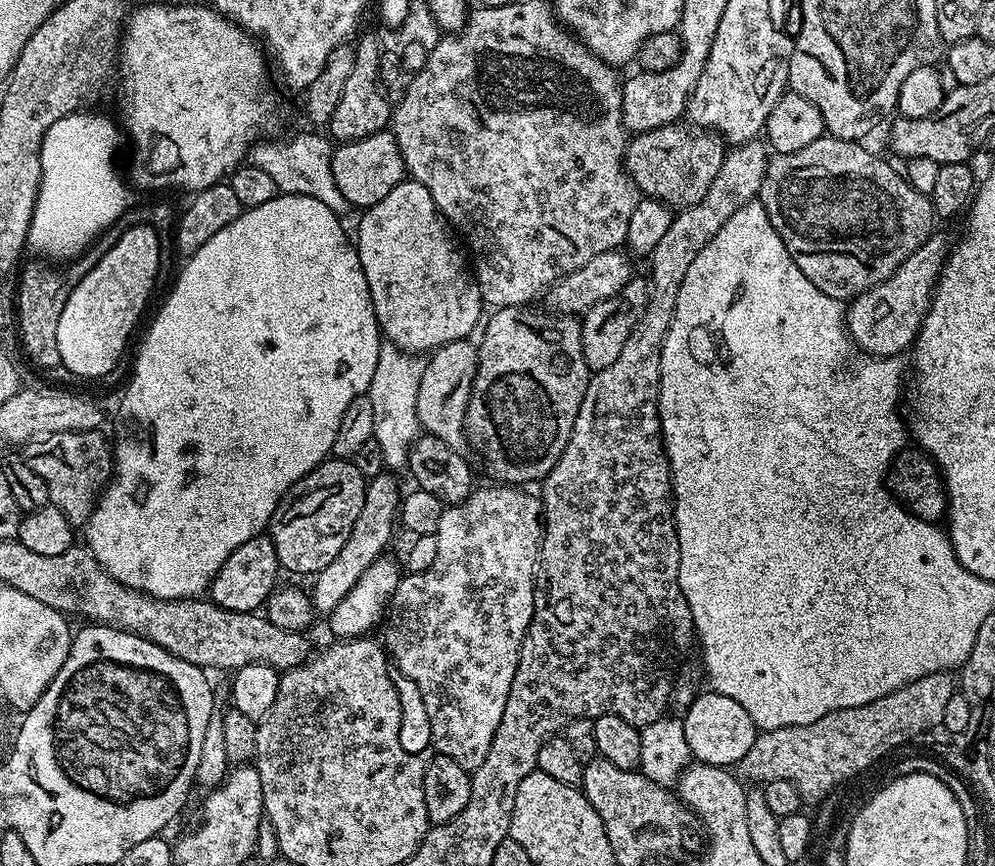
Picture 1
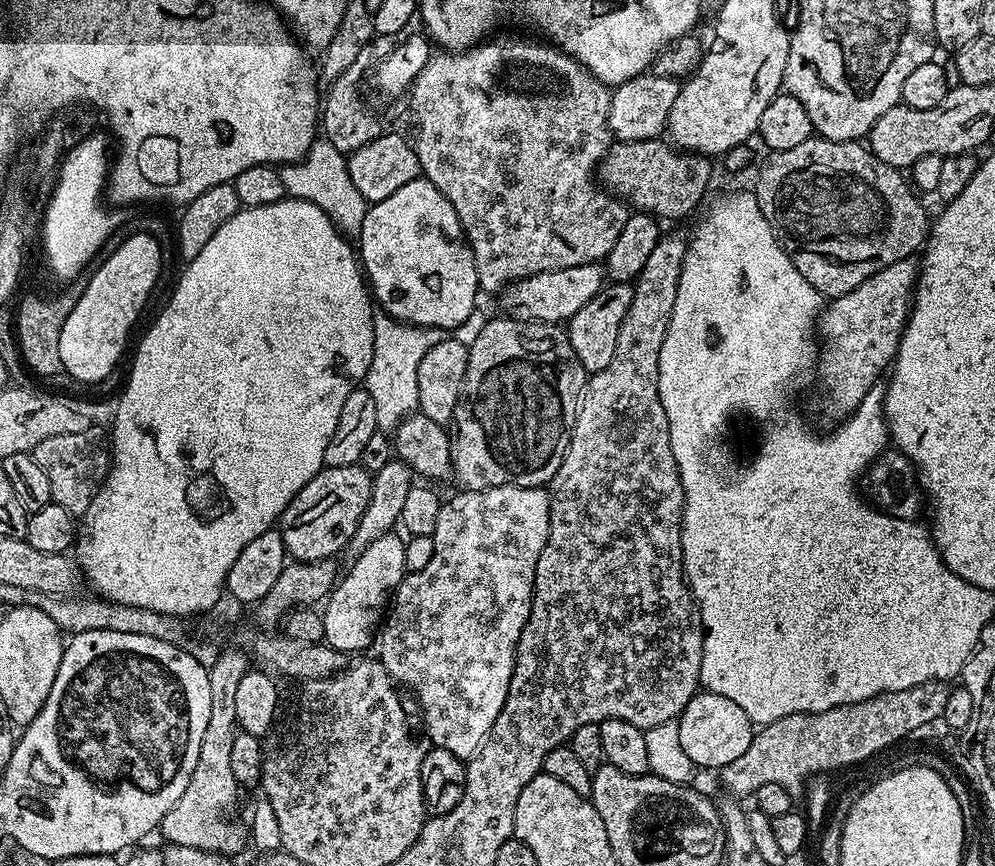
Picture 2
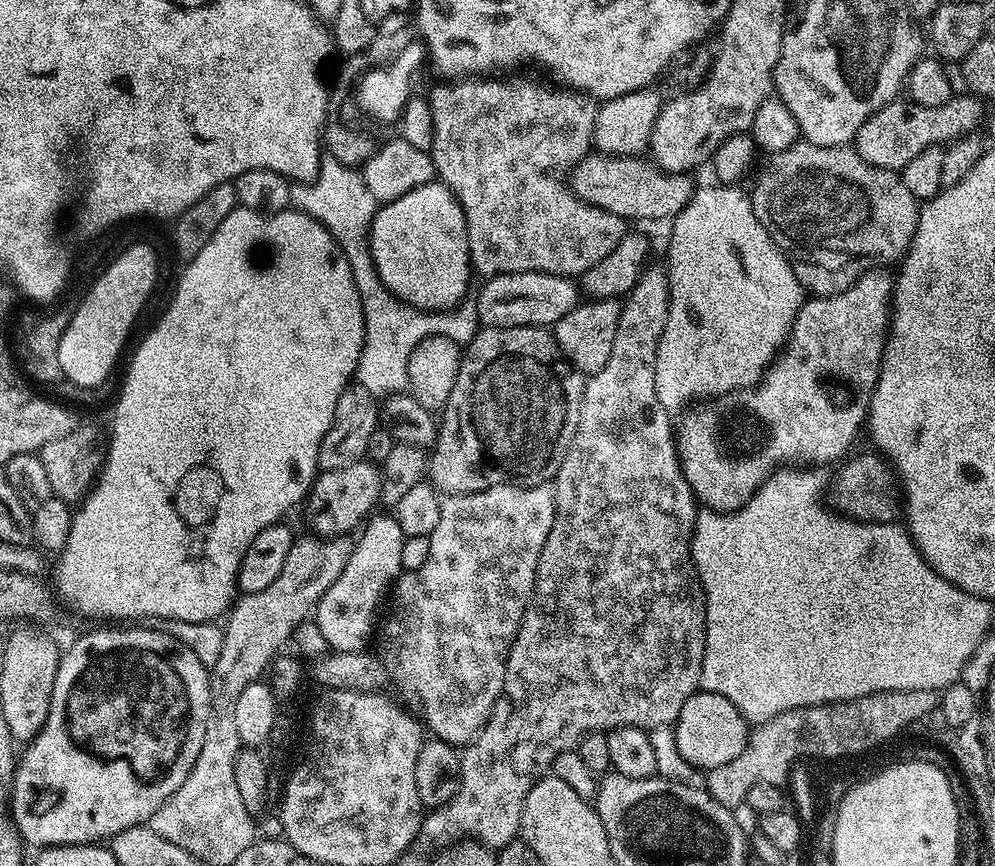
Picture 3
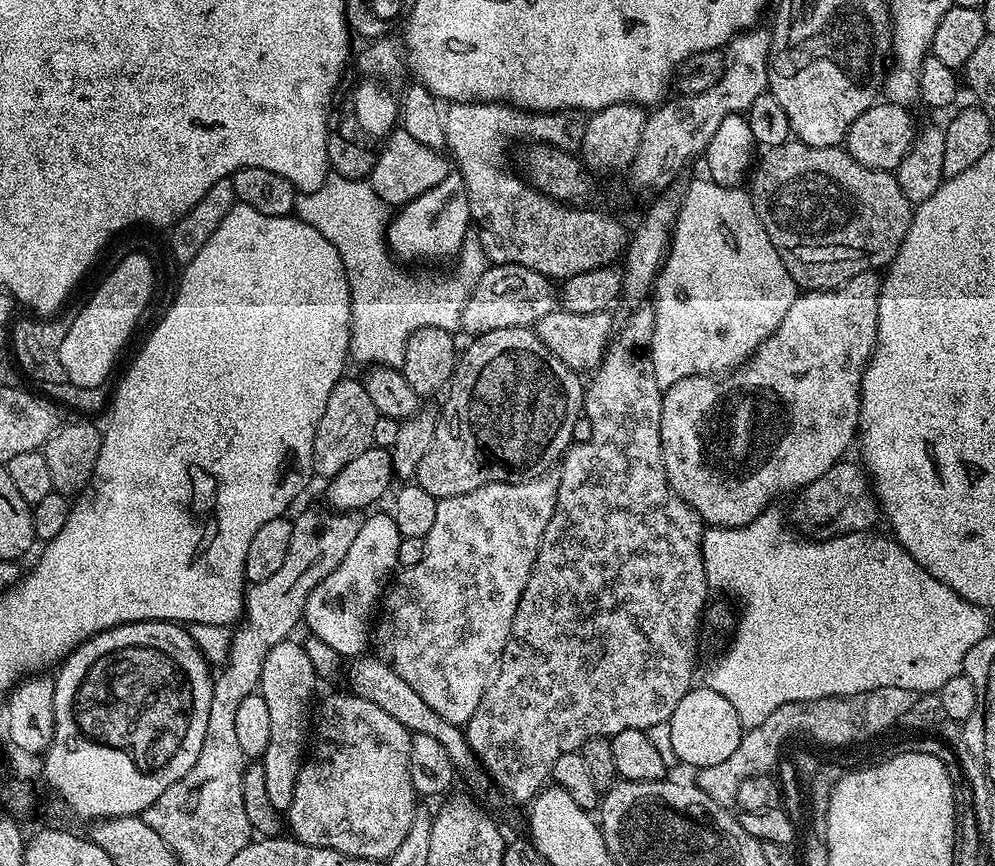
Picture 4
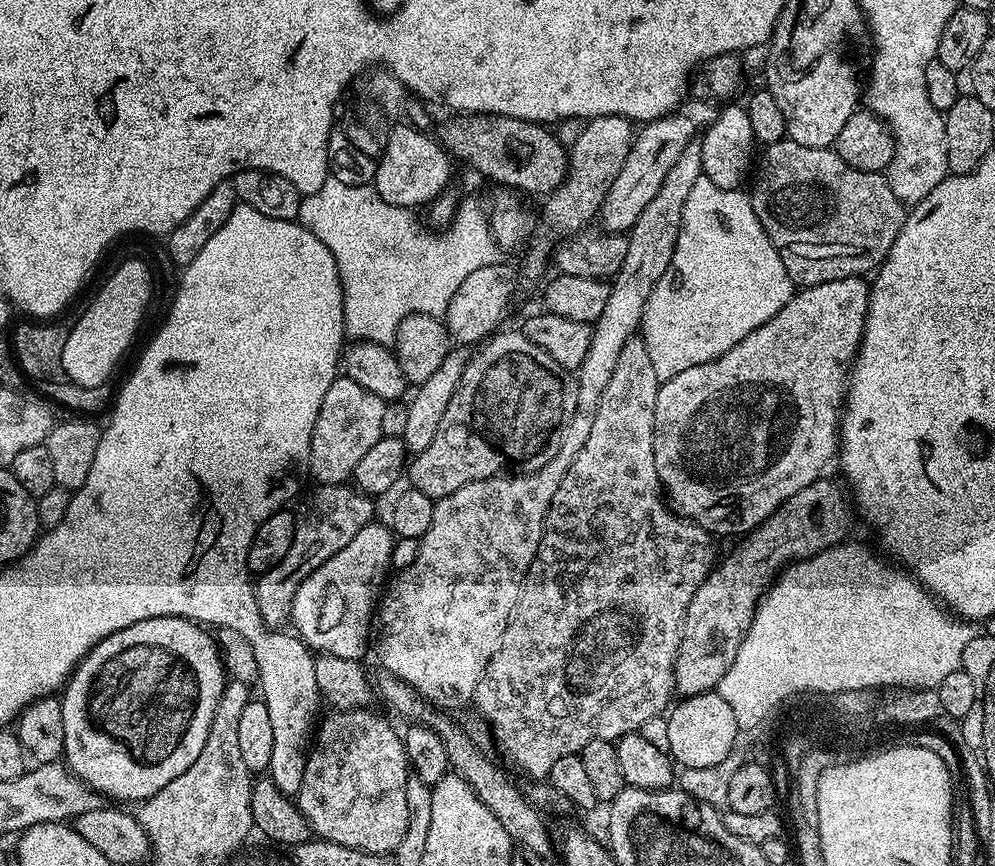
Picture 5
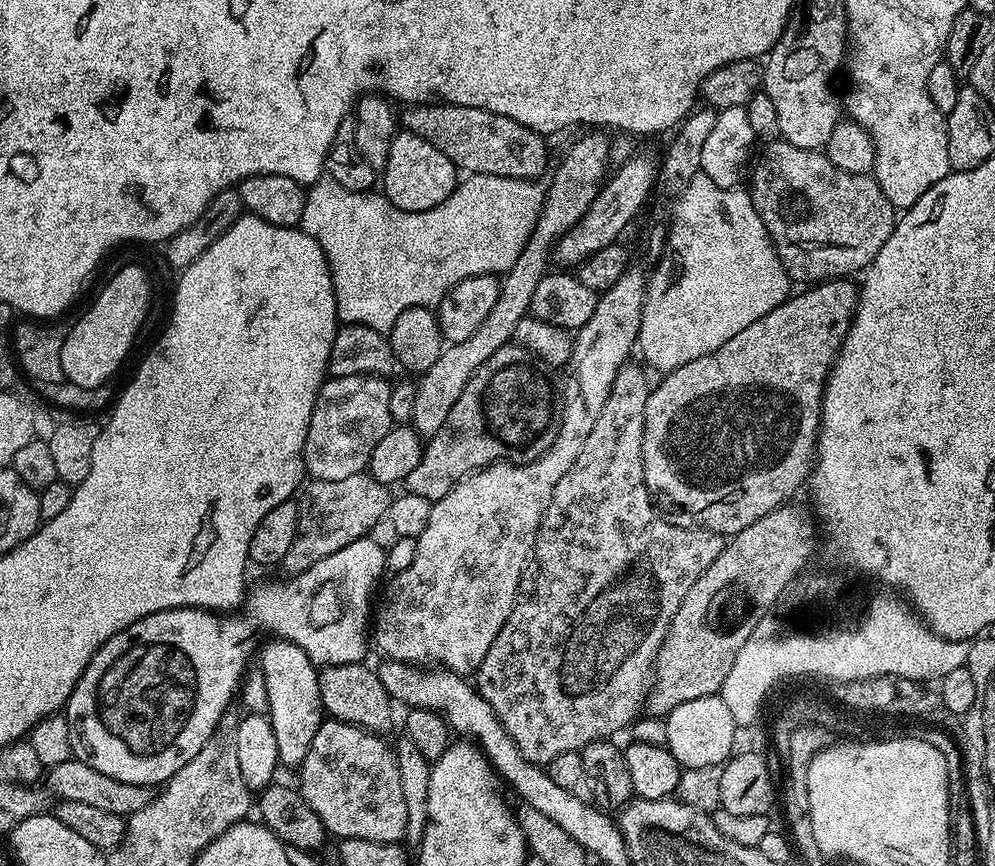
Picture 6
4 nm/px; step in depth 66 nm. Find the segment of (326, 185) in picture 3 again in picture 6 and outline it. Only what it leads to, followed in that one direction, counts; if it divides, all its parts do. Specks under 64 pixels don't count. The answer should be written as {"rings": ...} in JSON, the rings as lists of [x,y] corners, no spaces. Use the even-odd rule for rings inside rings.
{"rings":[[[325,174],[319,180],[315,180],[307,189],[306,206],[302,210],[299,227],[303,228],[306,234],[310,234],[310,238],[314,238],[314,242],[318,242],[318,246],[322,246],[322,254],[326,254],[326,262],[330,266],[330,274],[334,282],[337,321],[341,325],[361,324],[362,326],[370,326],[374,330],[387,334],[392,331],[394,322],[398,322],[398,314],[402,314],[402,310],[414,306],[432,308],[439,304],[442,297],[450,289],[458,286],[458,282],[462,282],[468,276],[491,276],[508,272],[510,266],[514,266],[514,262],[518,262],[518,254],[522,254],[522,250],[532,234],[532,228],[538,222],[538,214],[544,205],[545,191],[545,185],[536,180],[519,180],[518,178],[506,178],[494,174],[468,174],[457,183],[455,190],[450,194],[450,198],[446,198],[444,204],[425,212],[403,212],[398,210],[398,206],[394,206],[379,191],[351,192],[346,190],[346,186],[338,186],[338,182],[334,182],[332,176]]]}

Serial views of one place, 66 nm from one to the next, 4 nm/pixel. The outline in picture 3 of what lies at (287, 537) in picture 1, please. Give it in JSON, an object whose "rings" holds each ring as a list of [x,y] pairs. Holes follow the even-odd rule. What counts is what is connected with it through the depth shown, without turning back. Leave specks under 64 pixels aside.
{"rings":[[[361,458],[333,472],[321,471],[306,497],[307,504],[308,520],[313,528],[311,531],[317,537],[335,538],[348,536],[352,531],[355,533],[365,523],[366,518],[373,515],[372,507],[380,504],[380,469]]]}

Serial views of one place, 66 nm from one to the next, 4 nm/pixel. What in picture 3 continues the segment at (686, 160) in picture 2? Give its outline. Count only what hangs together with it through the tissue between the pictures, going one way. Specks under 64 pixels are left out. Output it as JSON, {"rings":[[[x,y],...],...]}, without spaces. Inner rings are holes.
{"rings":[[[589,154],[567,173],[568,187],[579,200],[598,206],[610,214],[618,214],[625,222],[632,220],[671,221],[690,202],[694,191],[693,177],[682,172],[663,172],[651,159],[639,156],[605,156]]]}

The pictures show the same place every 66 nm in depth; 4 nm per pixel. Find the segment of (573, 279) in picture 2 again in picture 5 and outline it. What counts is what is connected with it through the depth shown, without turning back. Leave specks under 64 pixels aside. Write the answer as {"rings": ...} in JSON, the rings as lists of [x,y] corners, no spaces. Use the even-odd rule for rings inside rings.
{"rings":[[[507,262],[482,266],[482,270],[474,270],[474,274],[466,274],[462,286],[450,298],[450,306],[443,314],[443,322],[448,334],[460,346],[476,346],[488,339],[501,327],[504,315],[512,304],[512,295],[516,292],[518,272]]]}

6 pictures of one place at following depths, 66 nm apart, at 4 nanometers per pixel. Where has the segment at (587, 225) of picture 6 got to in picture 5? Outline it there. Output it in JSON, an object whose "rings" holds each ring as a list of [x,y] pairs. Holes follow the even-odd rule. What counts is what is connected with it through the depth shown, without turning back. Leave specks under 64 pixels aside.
{"rings":[[[688,98],[670,114],[647,121],[641,127],[644,129],[635,133],[630,154],[626,154],[626,162],[602,202],[599,227],[605,232],[627,234],[634,222],[638,222],[642,210],[646,210],[646,205],[654,199],[654,194],[662,190],[662,181],[666,179],[666,174],[670,174],[674,162],[678,162],[682,150],[715,122],[716,114],[717,109],[709,101]]]}

